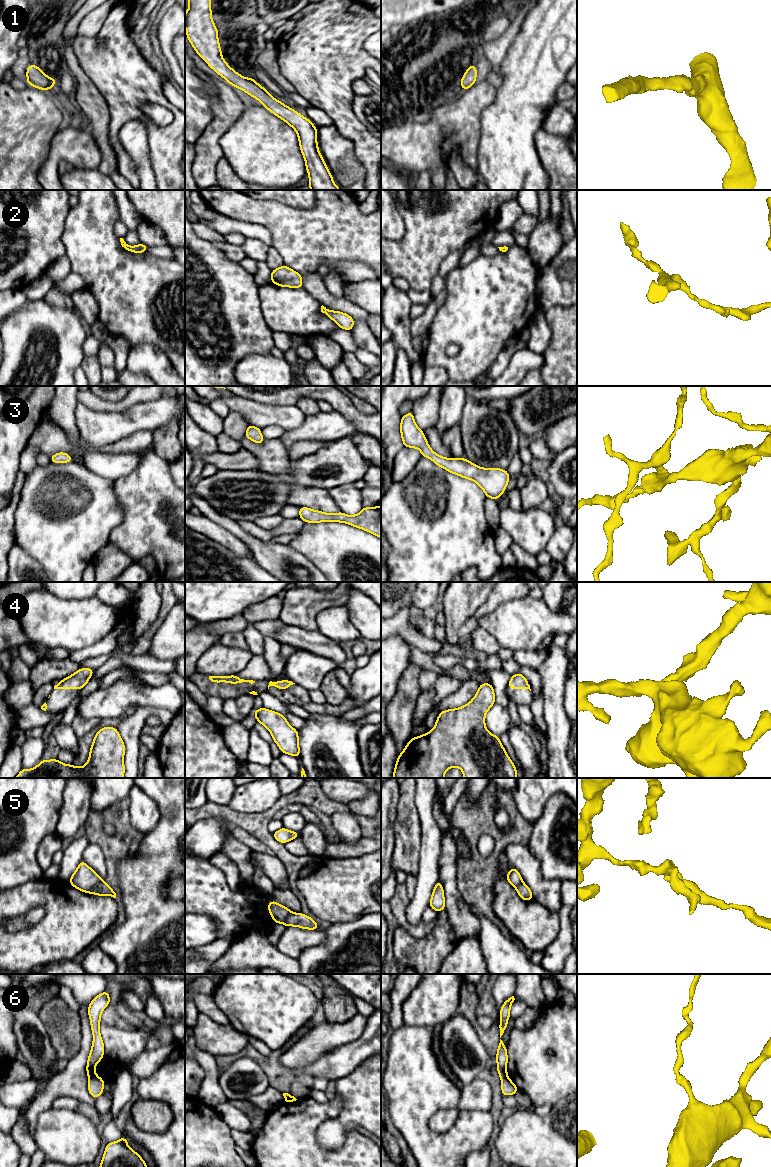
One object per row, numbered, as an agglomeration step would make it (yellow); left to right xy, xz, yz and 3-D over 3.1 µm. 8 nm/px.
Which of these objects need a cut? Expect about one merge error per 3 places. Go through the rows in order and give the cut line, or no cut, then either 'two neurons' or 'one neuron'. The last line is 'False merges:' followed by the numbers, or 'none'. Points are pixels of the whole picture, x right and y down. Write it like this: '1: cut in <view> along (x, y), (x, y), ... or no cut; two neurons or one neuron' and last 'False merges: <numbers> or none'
1: no cut; one neuron
2: no cut; one neuron
3: no cut; one neuron
4: no cut; one neuron
5: cut in xy along (103, 881), (96, 884), (88, 892); two neurons
6: cut in xy along (95, 1074), (89, 1078); two neurons
False merges: 5, 6

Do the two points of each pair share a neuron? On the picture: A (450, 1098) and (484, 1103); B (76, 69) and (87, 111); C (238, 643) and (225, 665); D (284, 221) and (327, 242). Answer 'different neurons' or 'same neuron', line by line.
A: different neurons
B: same neuron
C: different neurons
D: same neuron

